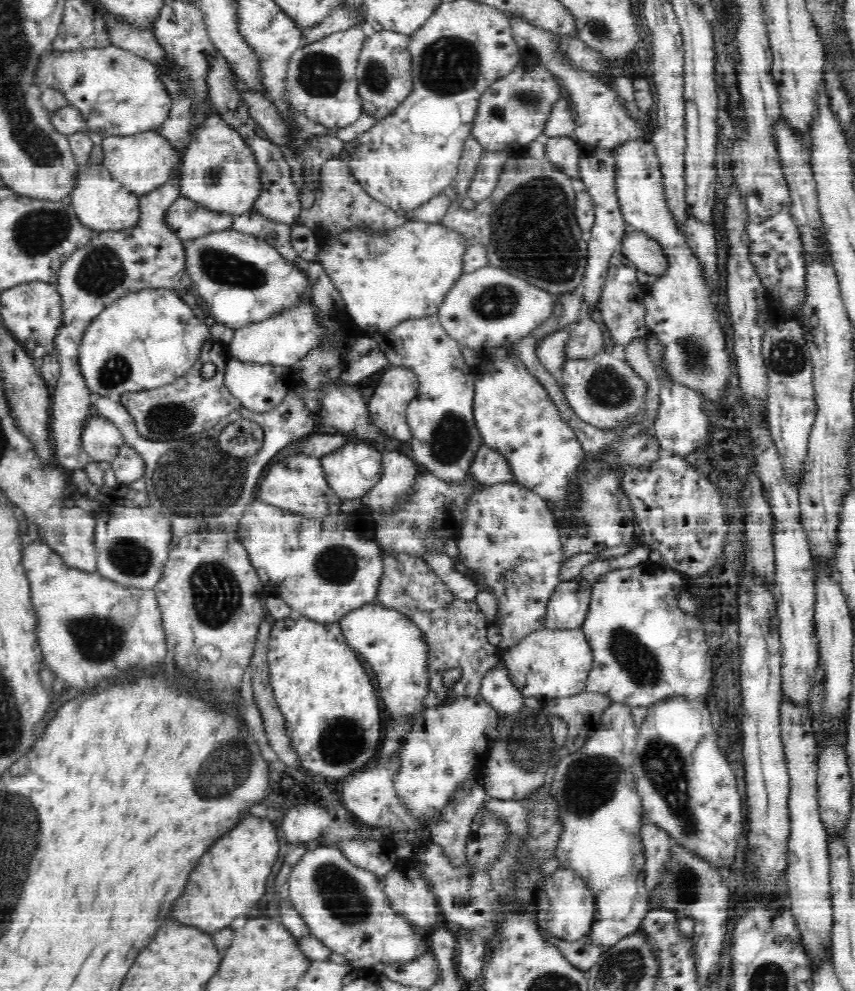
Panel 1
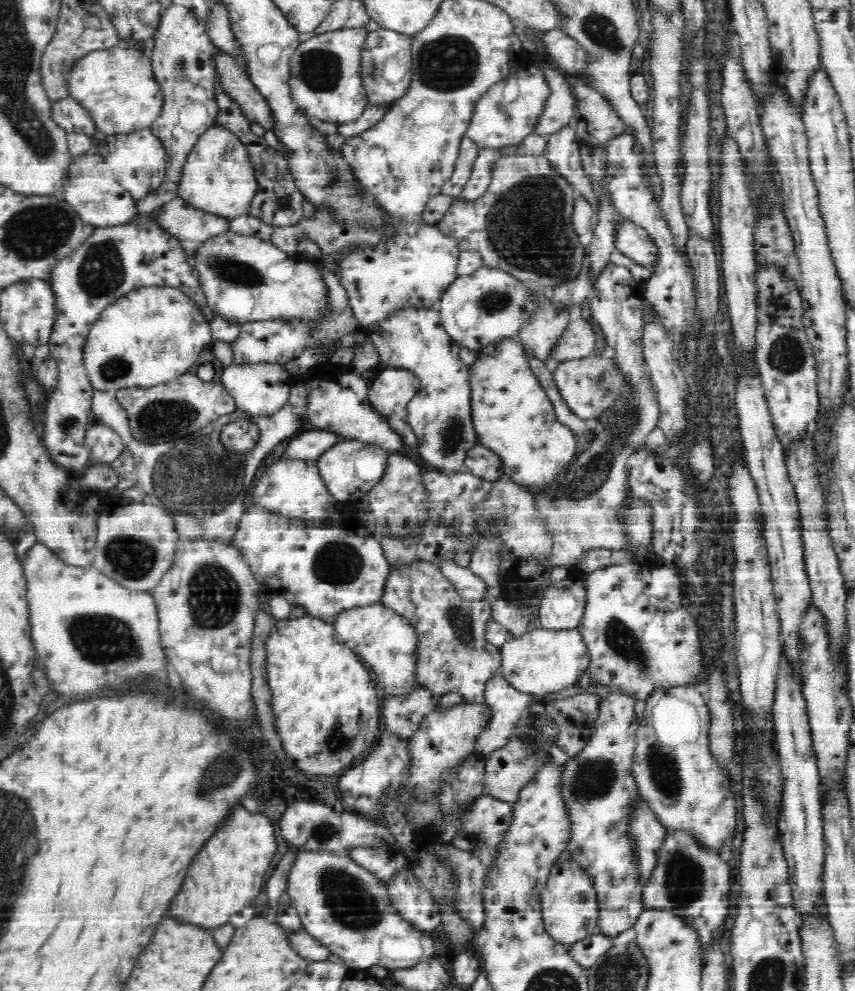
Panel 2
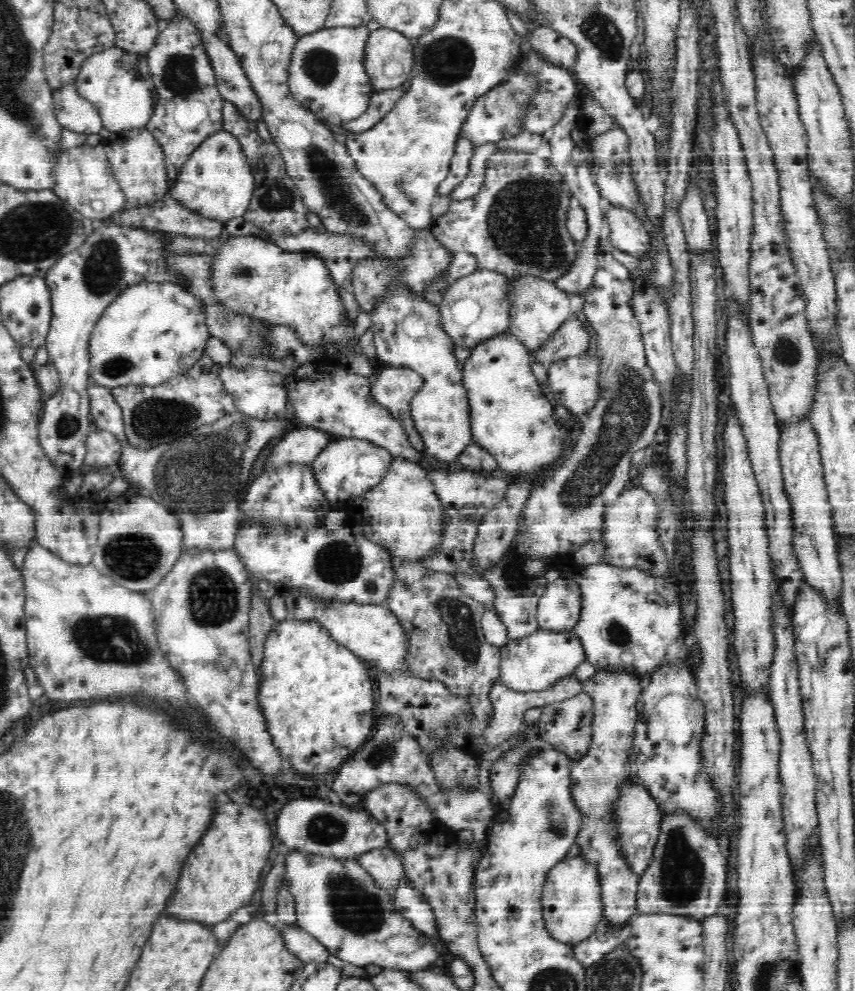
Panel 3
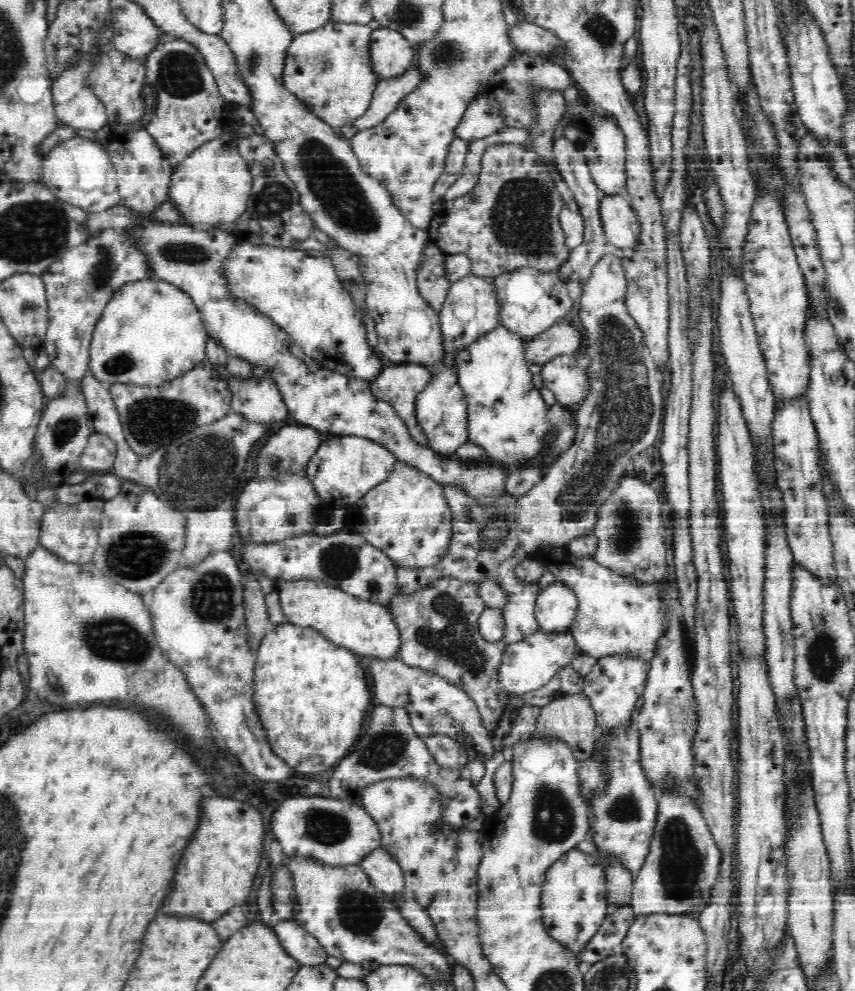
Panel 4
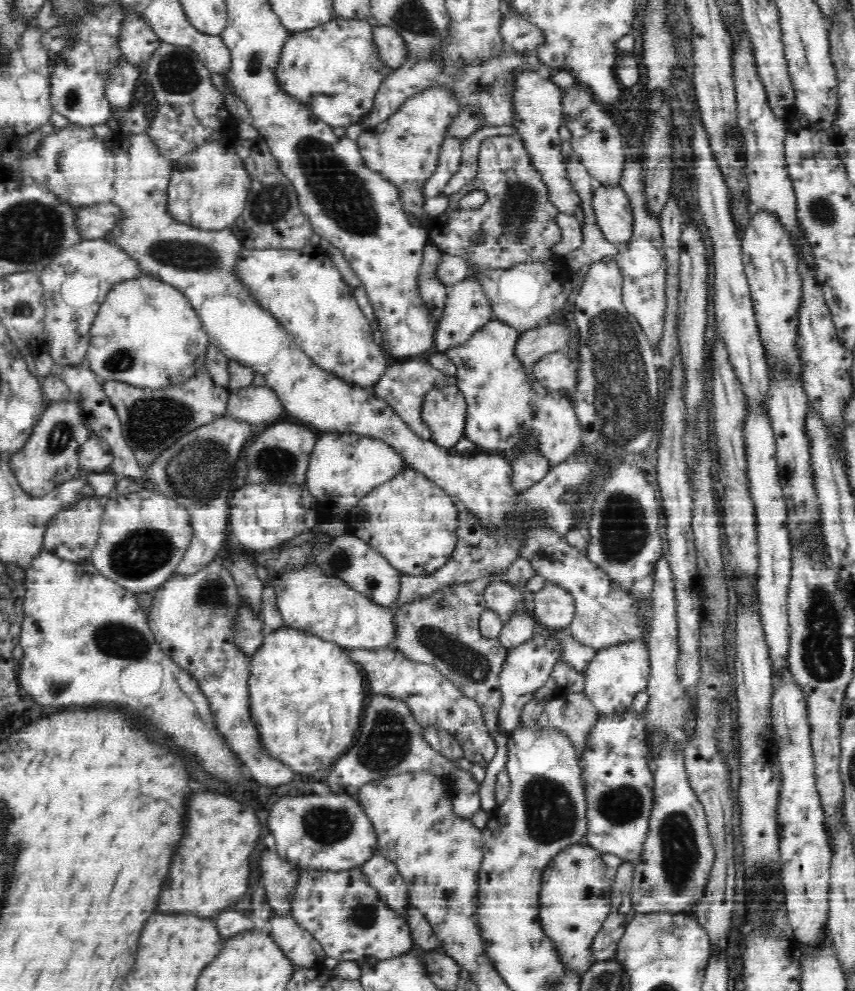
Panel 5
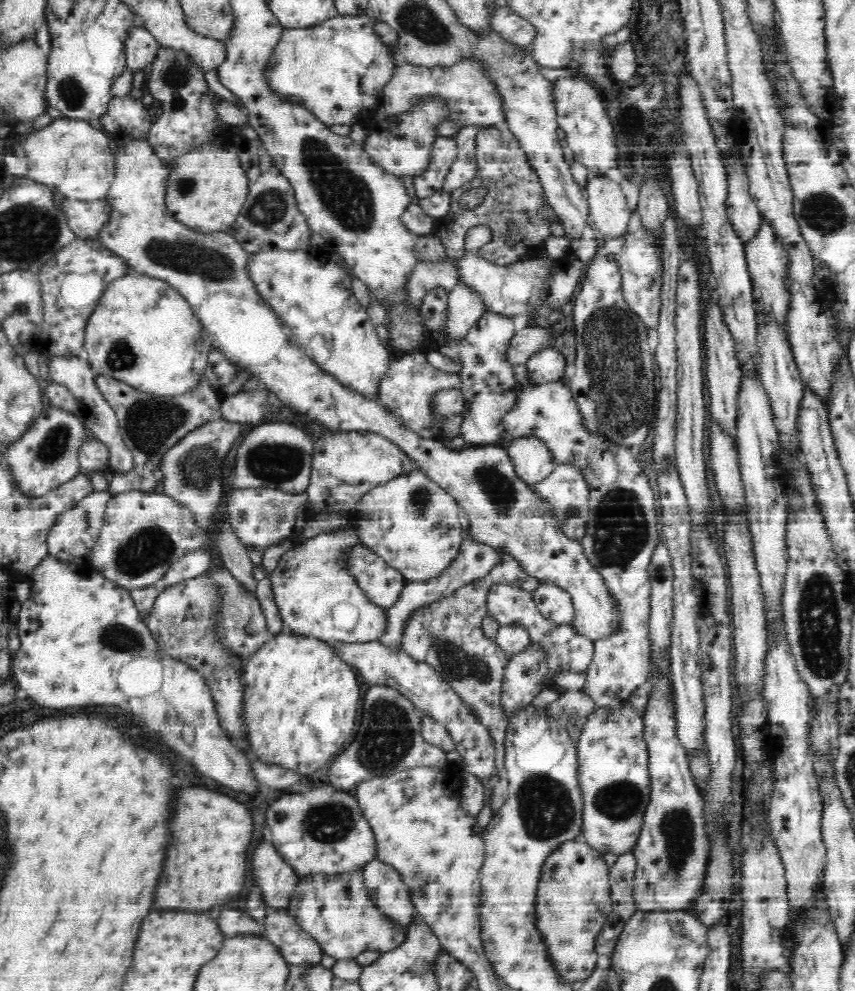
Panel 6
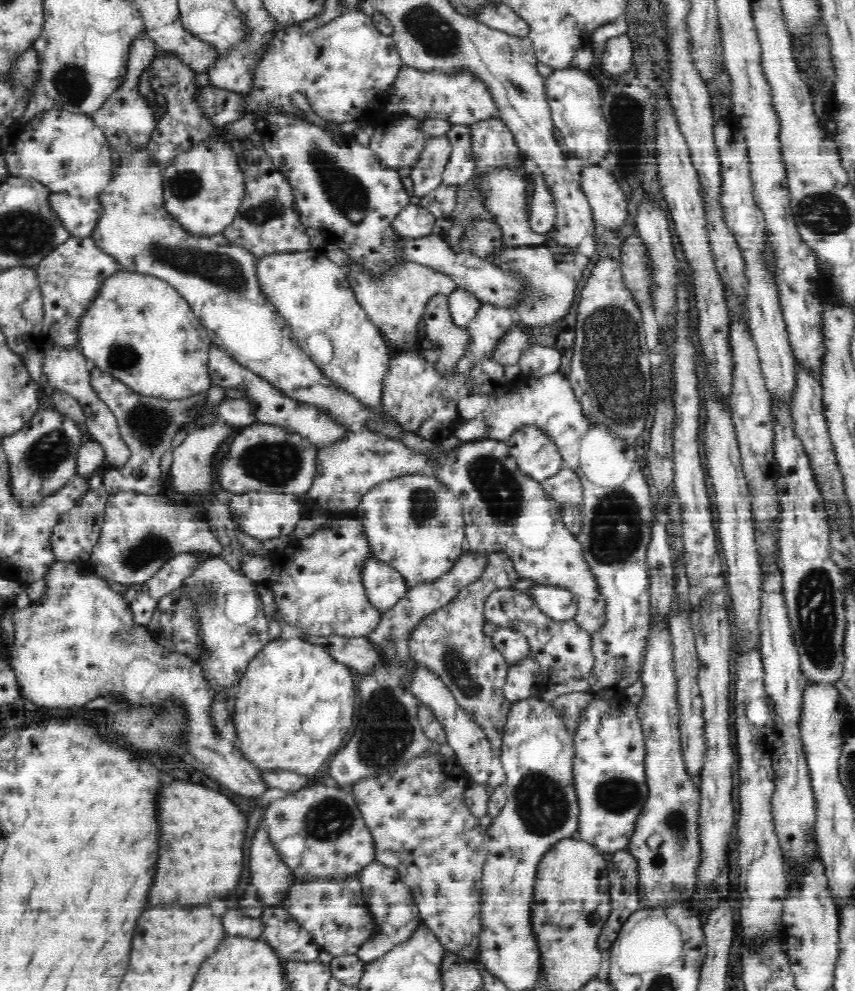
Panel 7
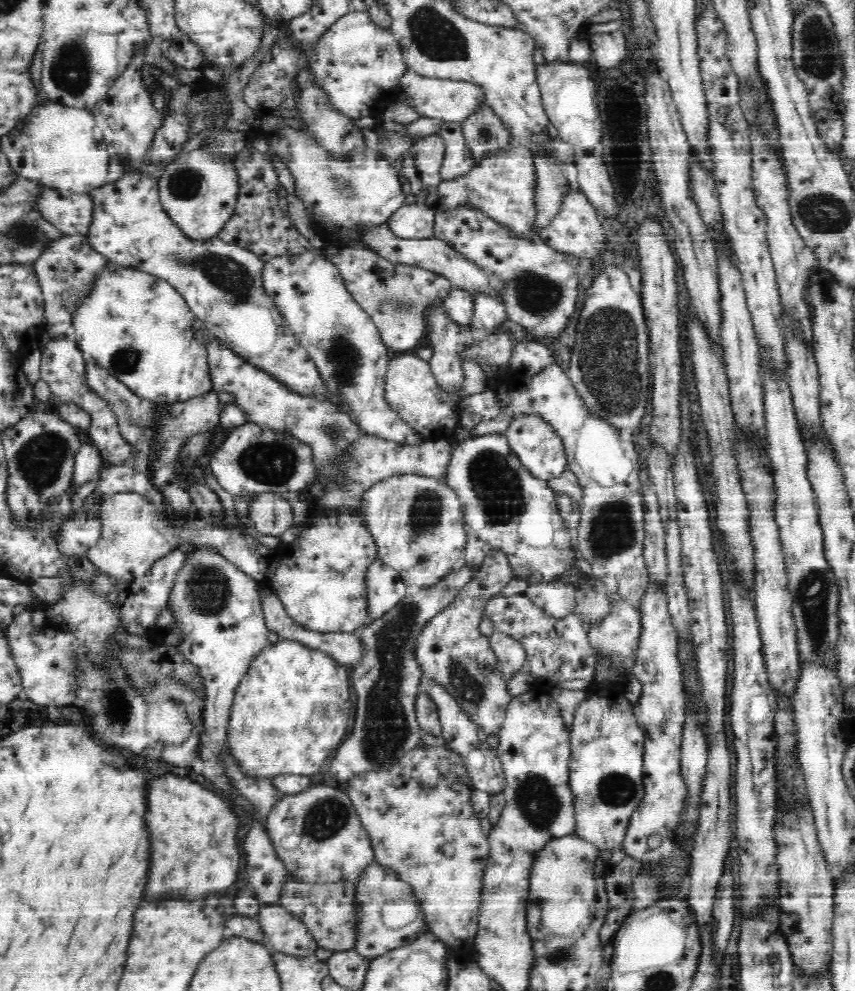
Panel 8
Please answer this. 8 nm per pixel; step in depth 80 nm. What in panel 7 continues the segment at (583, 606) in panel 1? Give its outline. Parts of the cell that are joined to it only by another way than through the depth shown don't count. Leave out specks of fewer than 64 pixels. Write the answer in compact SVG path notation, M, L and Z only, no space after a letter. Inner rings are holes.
M535 584L528 590L542 614L556 622L573 620L577 612L574 595L559 586Z

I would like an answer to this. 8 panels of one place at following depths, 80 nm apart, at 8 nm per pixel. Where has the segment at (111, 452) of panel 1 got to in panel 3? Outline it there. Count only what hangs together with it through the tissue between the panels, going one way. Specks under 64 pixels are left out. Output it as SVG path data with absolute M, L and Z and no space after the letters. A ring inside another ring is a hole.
M94 427L86 439L85 448L88 454L85 458L85 469L118 464L122 454L122 444L116 434Z

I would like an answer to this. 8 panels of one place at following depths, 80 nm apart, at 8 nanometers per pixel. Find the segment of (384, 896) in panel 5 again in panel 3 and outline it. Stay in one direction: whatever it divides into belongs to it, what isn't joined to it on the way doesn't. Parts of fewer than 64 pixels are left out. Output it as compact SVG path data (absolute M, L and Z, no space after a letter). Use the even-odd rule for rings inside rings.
M389 846L360 852L353 858L374 877L378 886L390 893L405 874L403 858Z

